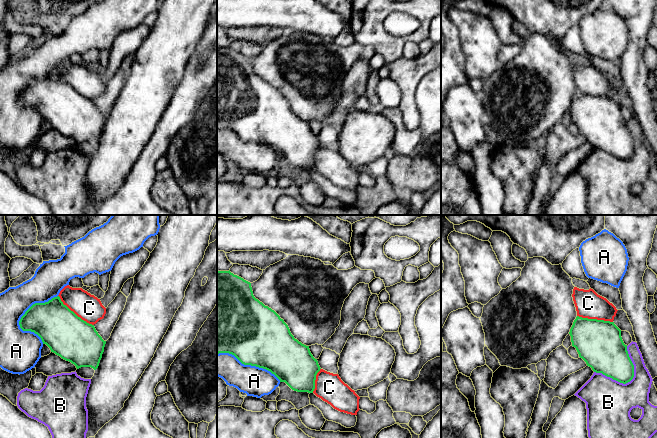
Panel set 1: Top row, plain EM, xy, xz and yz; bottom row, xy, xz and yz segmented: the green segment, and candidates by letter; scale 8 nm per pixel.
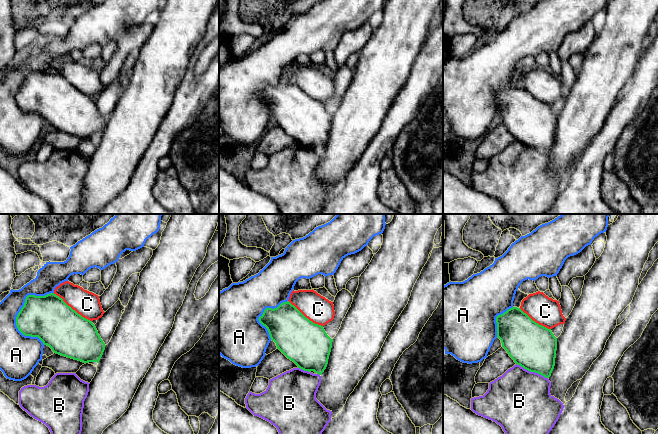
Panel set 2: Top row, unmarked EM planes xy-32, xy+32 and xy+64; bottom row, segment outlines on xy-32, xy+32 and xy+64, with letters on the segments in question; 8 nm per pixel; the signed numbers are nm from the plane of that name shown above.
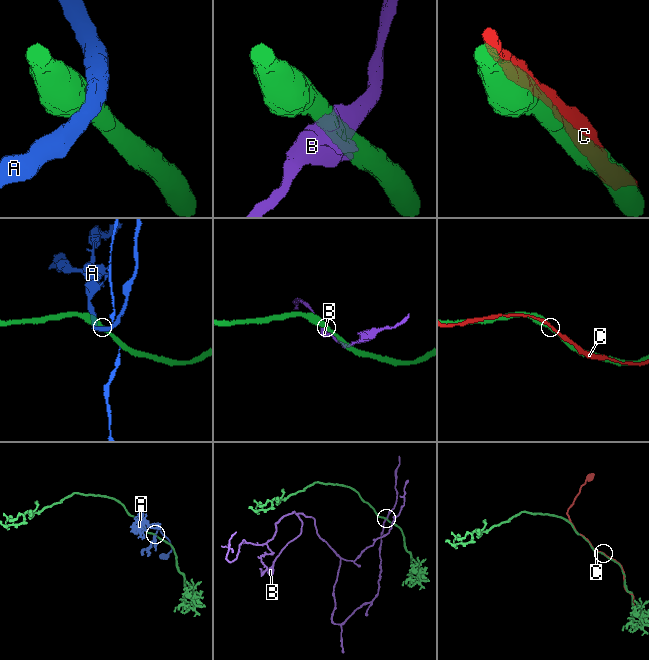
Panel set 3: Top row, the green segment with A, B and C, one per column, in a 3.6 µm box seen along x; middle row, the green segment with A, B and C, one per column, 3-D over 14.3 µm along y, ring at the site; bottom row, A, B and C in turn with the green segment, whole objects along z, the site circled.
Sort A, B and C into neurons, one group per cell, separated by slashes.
A / B / C

